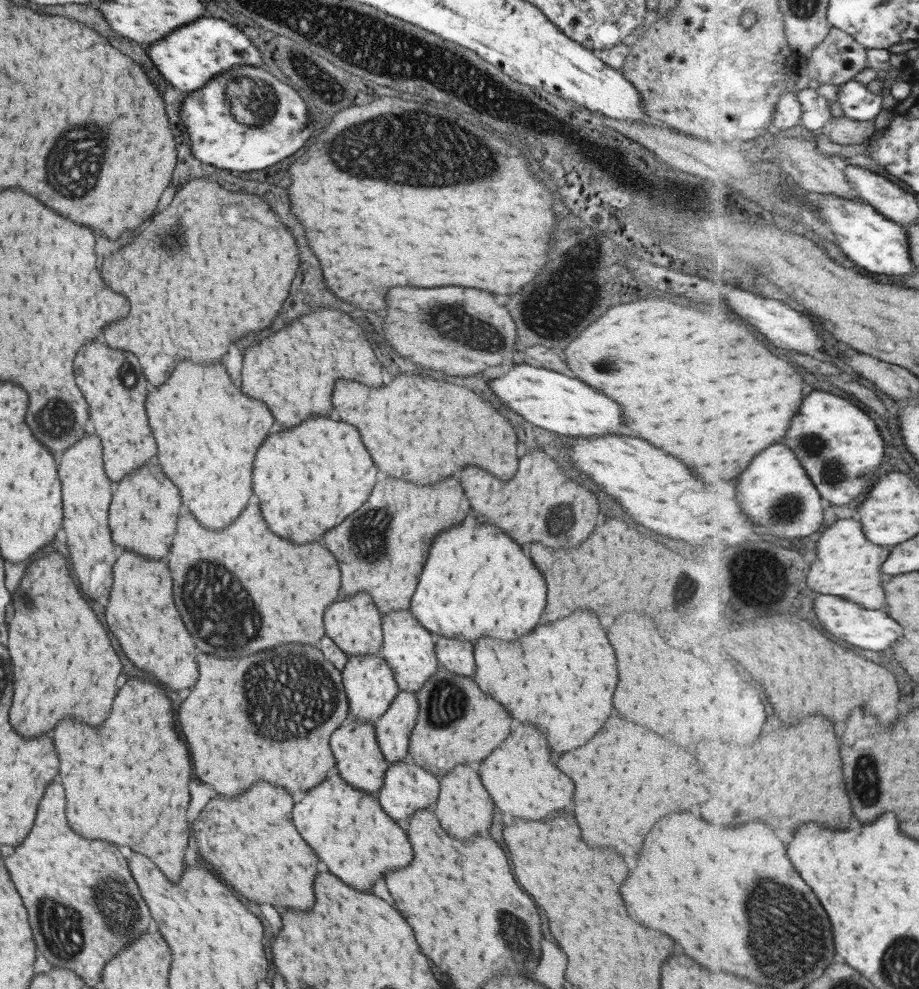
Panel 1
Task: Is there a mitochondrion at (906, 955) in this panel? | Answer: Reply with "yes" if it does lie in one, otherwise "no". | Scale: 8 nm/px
yes

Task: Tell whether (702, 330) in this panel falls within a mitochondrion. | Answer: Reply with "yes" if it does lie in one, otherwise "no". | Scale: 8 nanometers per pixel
no

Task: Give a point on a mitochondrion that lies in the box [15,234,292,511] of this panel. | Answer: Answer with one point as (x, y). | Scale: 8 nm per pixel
(56, 421)

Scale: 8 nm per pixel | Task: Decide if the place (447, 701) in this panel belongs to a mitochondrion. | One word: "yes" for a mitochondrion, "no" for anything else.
yes

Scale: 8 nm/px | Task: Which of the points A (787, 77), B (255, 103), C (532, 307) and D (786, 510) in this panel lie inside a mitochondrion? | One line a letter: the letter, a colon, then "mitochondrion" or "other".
A: other
B: mitochondrion
C: other
D: mitochondrion

